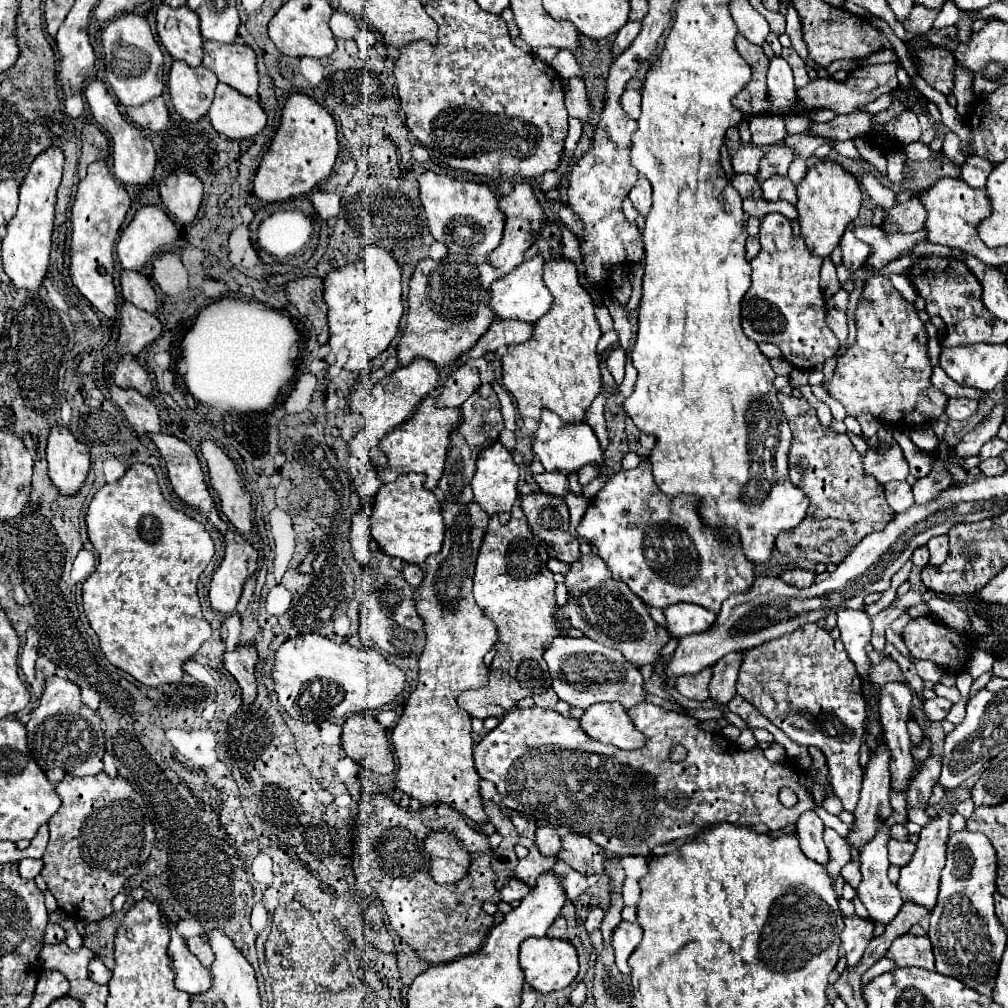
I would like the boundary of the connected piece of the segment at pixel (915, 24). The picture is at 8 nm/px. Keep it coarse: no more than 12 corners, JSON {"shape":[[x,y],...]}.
{"shape":[[915,5],[903,21],[907,33],[925,35],[939,11]]}

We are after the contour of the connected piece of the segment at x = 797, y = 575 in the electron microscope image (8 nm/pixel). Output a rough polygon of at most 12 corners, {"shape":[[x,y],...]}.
{"shape":[[789,569],[781,579],[797,589],[811,587],[815,571]]}

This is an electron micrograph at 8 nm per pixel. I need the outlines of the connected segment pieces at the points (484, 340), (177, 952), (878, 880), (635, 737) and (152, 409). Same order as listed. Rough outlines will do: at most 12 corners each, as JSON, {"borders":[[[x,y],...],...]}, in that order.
{"borders":[[[497,319],[481,341],[453,365],[487,351],[525,343],[533,337],[535,323]],[[171,927],[169,955],[175,985],[189,995],[213,985],[211,969],[189,953]],[[885,819],[861,849],[859,897],[877,923],[901,909],[897,885],[887,877]],[[617,703],[587,707],[581,727],[589,737],[619,749],[647,741]],[[109,387],[137,435],[161,431],[151,399],[137,391]]]}

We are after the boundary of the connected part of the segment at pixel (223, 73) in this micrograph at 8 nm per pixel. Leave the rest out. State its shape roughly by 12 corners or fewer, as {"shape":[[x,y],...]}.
{"shape":[[205,41],[203,65],[221,83],[257,97],[255,51]]}

